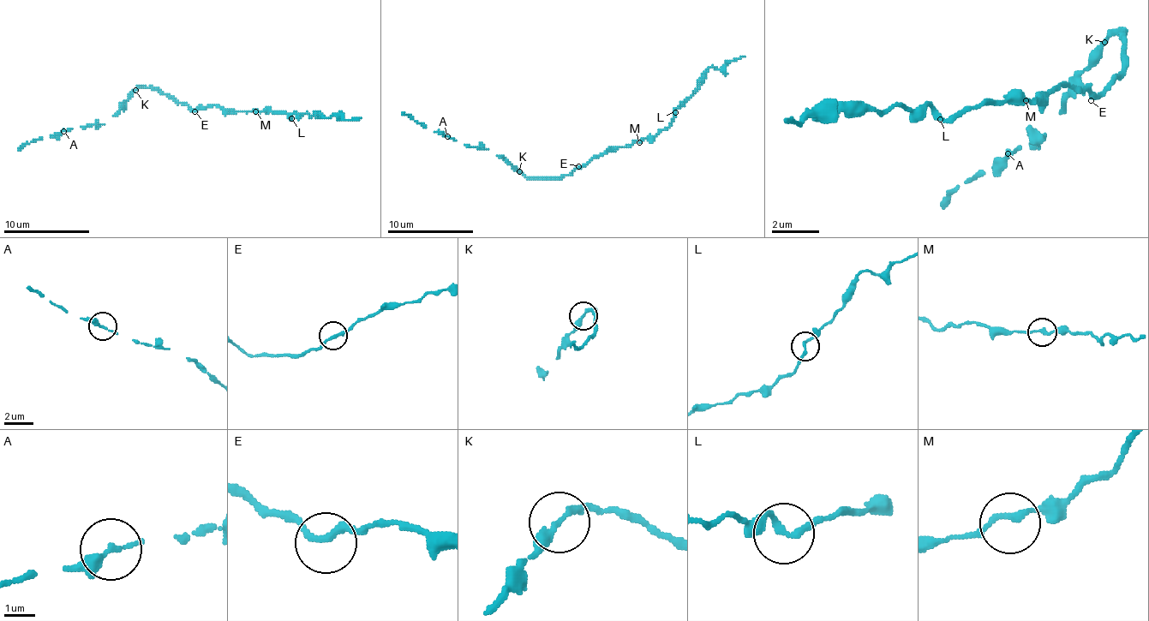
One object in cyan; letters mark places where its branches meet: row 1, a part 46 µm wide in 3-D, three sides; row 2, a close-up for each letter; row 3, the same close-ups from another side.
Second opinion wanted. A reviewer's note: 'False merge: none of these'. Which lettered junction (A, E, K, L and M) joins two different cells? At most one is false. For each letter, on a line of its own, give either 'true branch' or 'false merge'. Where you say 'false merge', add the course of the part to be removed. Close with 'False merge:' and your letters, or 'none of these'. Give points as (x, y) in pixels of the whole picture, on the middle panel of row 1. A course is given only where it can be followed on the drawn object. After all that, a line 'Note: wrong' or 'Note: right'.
A: true branch
E: true branch
K: true branch
L: true branch
M: true branch
False merge: none of these
Note: right

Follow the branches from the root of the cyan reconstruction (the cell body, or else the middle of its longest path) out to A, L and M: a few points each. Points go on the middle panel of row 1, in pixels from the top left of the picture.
A: (578, 169), (559, 177), (525, 177), (510, 162), (505, 162), (488, 149), (467, 146), (447, 136)
L: (578, 169), (613, 149), (631, 146), (637, 140), (654, 138), (669, 125), (676, 112)
M: (578, 169), (613, 149), (631, 146), (637, 140), (639, 142)

